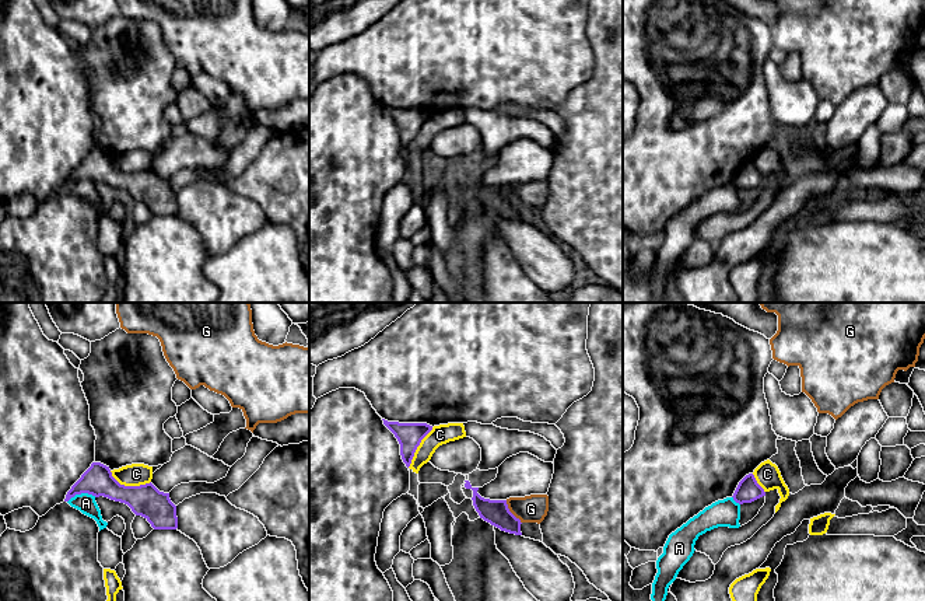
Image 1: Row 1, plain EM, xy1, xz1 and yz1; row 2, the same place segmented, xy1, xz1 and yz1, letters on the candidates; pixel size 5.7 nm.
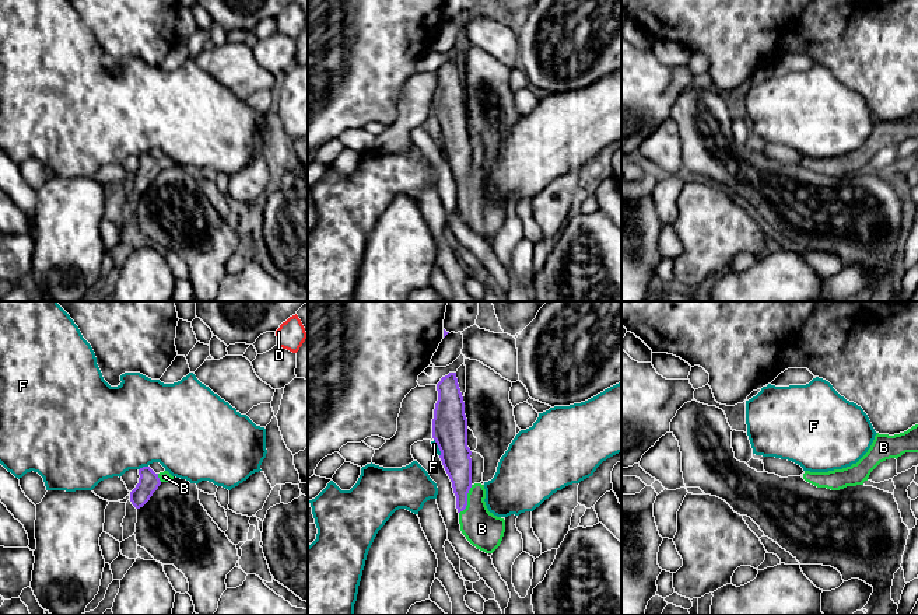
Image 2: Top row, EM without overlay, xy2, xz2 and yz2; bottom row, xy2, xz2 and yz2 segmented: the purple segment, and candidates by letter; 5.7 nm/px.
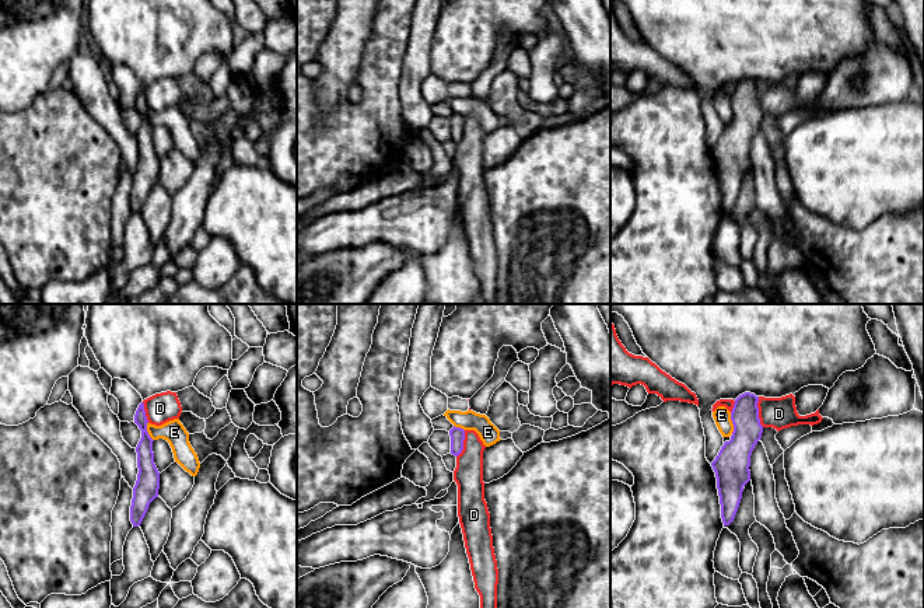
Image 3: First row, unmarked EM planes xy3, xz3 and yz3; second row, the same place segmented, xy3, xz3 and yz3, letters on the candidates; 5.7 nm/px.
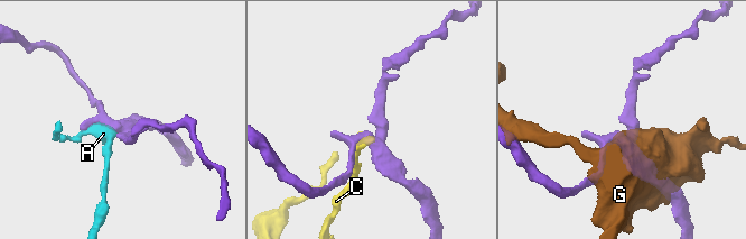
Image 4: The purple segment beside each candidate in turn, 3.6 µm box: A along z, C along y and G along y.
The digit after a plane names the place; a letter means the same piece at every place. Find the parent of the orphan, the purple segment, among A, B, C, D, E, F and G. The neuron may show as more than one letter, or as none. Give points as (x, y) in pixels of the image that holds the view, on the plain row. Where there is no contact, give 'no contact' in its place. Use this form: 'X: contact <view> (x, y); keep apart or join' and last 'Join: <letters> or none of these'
A: contact xy1 (81, 178); keep apart
B: contact xz2 (466, 185); join
C: contact xy1 (129, 173); keep apart
D: contact yz3 (758, 98); keep apart
E: contact yz3 (732, 109); keep apart
F: contact xy2 (143, 153); keep apart
G: contact xz1 (510, 198); keep apart
Join: B

